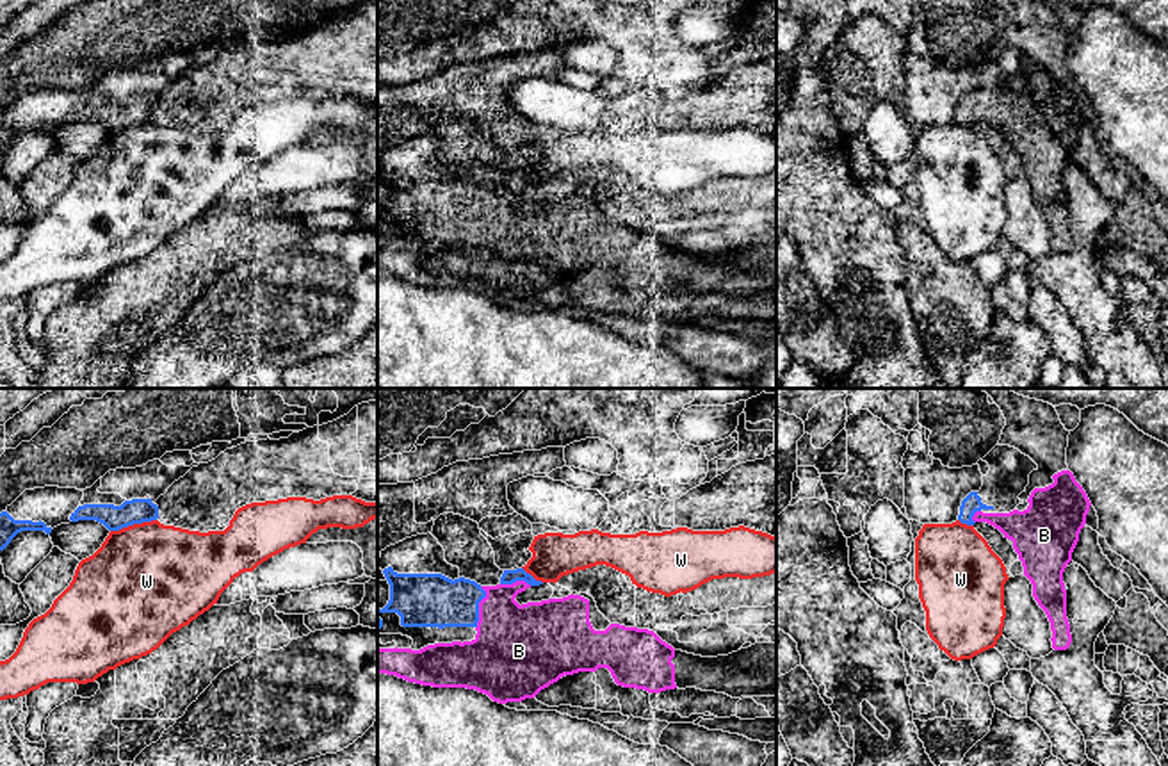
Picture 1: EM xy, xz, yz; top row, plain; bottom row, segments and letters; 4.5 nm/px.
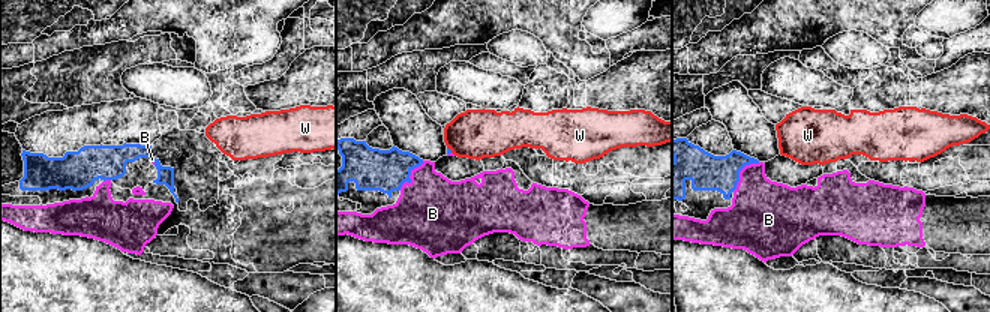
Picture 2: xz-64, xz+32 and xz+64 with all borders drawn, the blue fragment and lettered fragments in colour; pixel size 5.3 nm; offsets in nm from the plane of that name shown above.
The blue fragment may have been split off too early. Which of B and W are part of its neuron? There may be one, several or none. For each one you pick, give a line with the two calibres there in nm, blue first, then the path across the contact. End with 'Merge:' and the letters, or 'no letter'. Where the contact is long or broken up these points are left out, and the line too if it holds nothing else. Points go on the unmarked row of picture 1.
B: 240/380 nm
Merge: B

